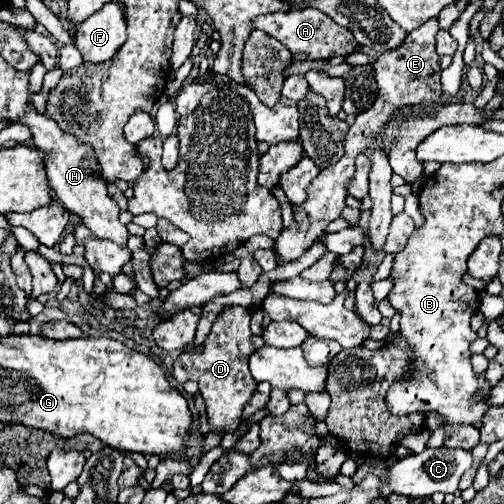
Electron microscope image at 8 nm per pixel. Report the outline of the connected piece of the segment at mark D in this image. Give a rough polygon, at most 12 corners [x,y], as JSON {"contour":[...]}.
{"contour":[[224,307],[204,351],[172,365],[198,383],[208,425],[226,435],[258,385],[248,371],[252,313]]}

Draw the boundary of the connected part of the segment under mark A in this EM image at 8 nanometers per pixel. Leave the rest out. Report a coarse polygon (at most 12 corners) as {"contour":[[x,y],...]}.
{"contour":[[318,9],[256,17],[292,53],[354,53],[354,35]]}

